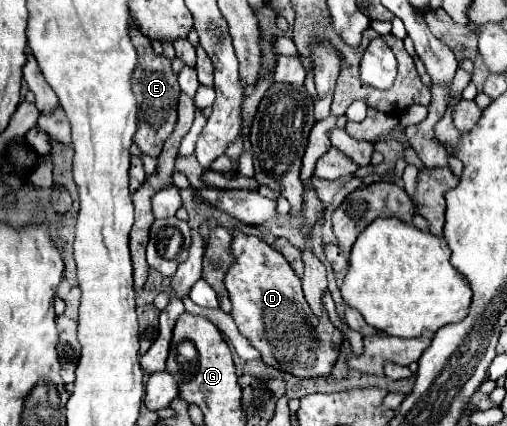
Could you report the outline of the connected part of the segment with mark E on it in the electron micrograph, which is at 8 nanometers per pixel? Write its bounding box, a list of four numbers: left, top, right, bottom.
[131,41,179,157]

